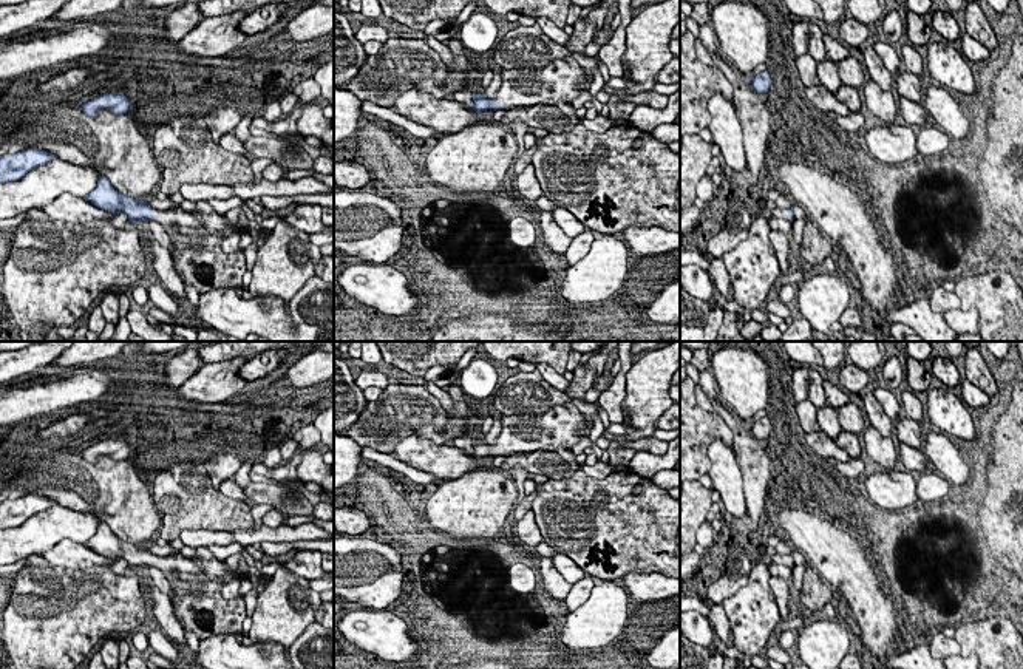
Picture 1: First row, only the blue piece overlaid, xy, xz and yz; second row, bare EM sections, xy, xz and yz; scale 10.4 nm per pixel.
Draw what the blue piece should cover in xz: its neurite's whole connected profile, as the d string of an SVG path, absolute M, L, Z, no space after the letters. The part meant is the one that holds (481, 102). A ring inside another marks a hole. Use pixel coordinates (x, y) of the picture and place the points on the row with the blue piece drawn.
M556 59L545 66L502 70L501 88L495 99L473 93L473 113L487 110L512 110L515 107L533 107L547 99L572 104L583 90L589 91L592 79L584 76L579 63L572 59Z

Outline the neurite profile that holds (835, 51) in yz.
M824 34L822 40L825 46L825 56L828 60L838 63L850 56L847 48L841 42L833 39L830 34Z

